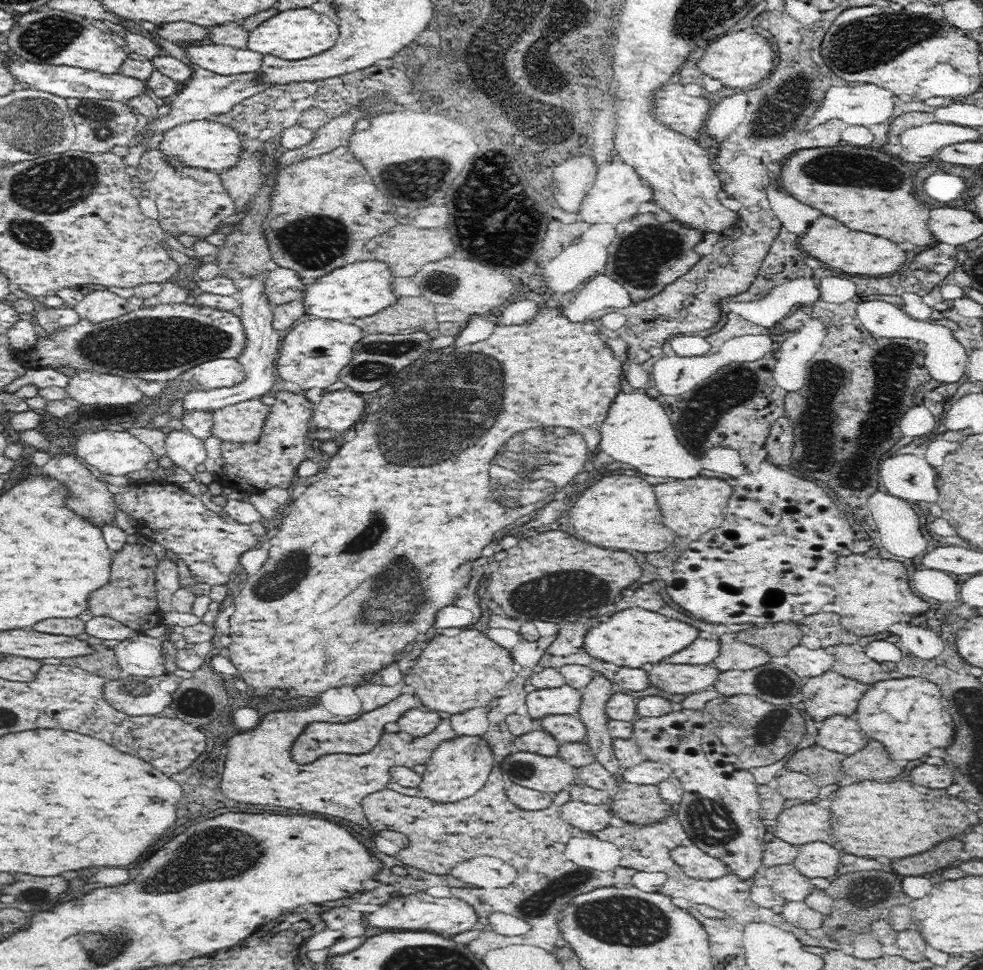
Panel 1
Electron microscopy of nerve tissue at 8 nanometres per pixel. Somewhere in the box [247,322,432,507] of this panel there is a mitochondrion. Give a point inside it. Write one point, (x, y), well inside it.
(376, 362)

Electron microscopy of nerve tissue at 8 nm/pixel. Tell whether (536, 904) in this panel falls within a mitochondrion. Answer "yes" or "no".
yes

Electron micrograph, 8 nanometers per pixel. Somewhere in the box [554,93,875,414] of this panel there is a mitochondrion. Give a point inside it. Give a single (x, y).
(643, 255)

